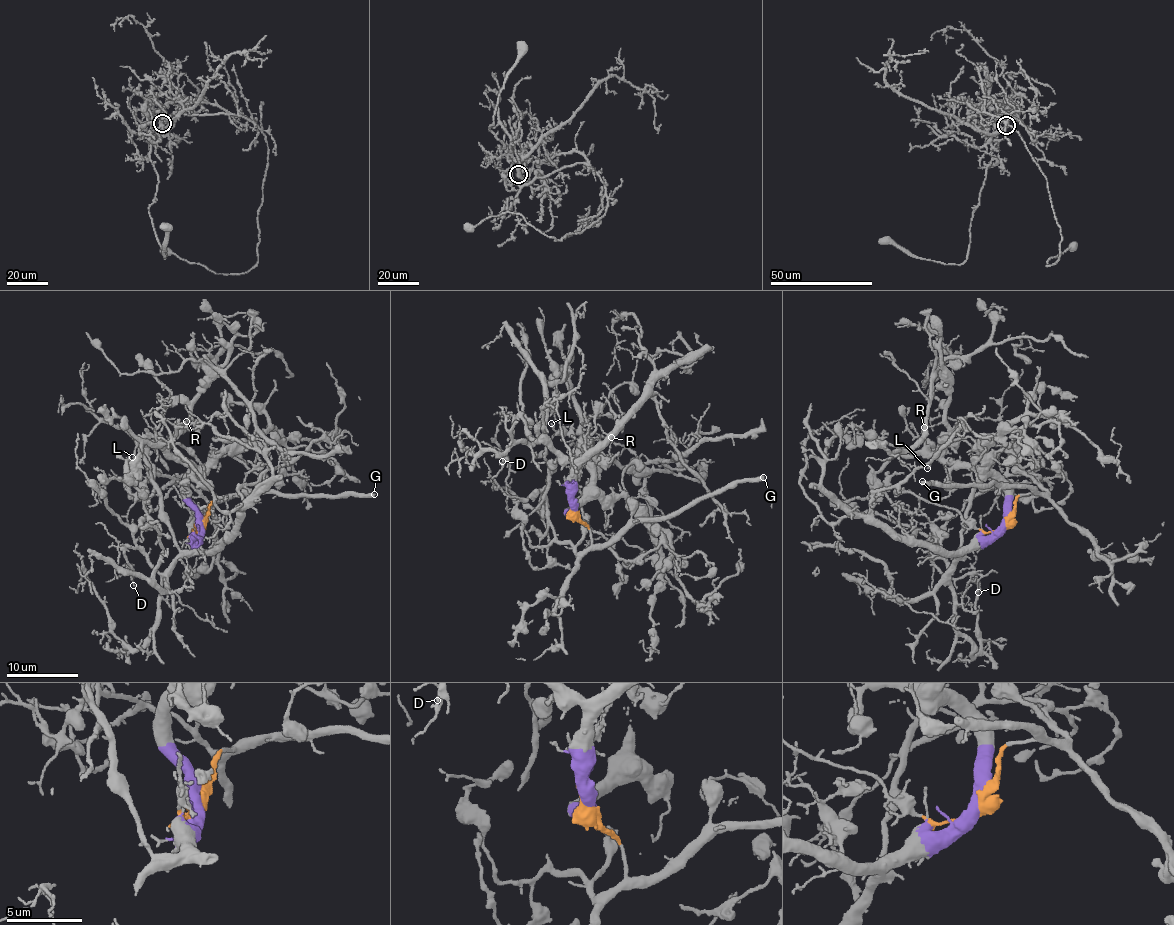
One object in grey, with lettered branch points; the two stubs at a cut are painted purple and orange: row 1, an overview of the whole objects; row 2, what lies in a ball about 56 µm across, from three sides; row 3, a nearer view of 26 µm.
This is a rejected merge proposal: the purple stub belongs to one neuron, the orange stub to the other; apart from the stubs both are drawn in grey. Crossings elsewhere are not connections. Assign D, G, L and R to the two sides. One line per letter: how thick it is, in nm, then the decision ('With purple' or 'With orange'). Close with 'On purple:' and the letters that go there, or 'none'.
D: Thickness 130 nm. With purple
G: Thickness 440 nm. With orange
L: Thickness 200 nm. With purple
R: Thickness 120 nm. With purple
On purple: D, L, R

